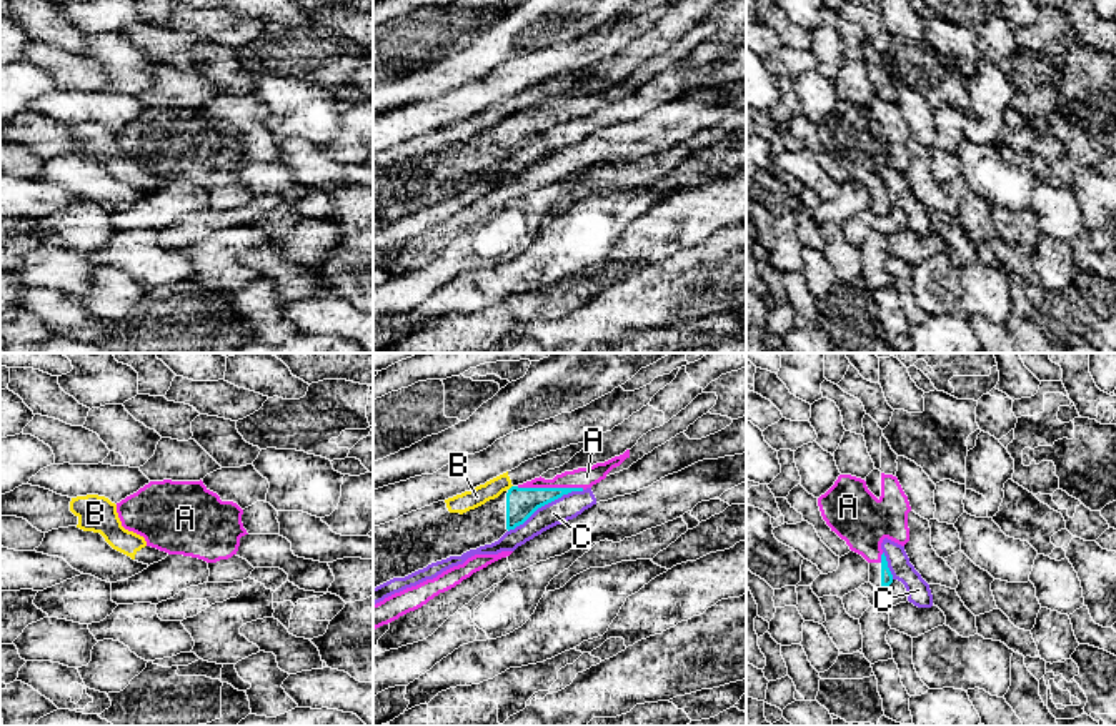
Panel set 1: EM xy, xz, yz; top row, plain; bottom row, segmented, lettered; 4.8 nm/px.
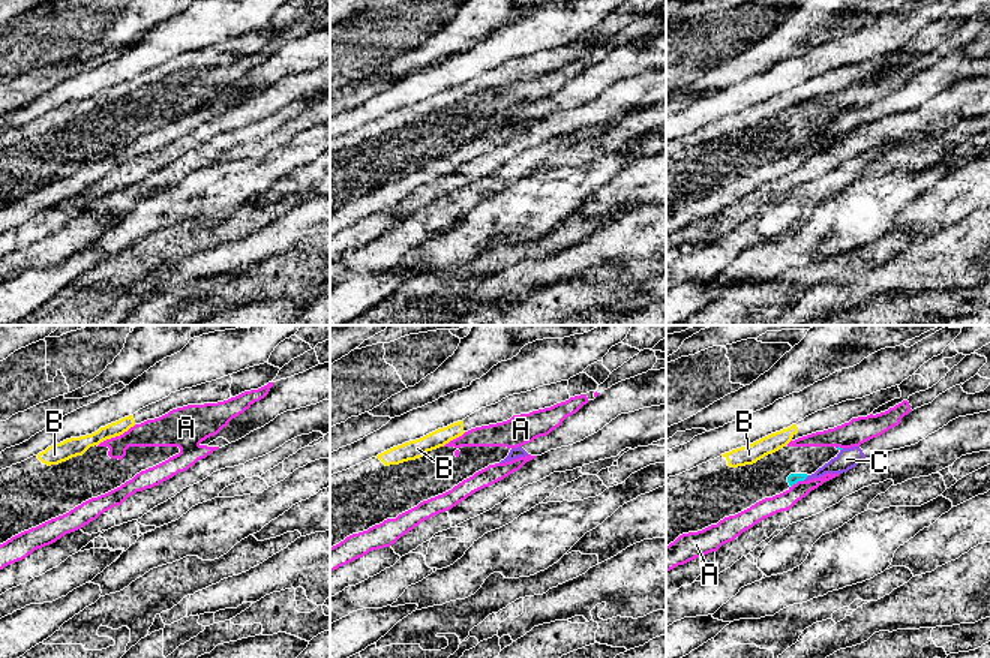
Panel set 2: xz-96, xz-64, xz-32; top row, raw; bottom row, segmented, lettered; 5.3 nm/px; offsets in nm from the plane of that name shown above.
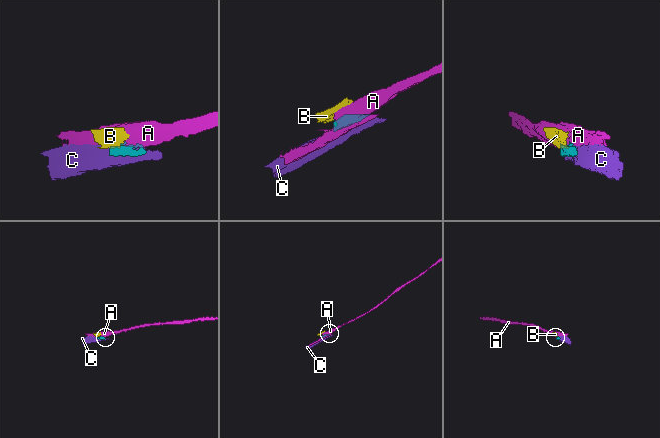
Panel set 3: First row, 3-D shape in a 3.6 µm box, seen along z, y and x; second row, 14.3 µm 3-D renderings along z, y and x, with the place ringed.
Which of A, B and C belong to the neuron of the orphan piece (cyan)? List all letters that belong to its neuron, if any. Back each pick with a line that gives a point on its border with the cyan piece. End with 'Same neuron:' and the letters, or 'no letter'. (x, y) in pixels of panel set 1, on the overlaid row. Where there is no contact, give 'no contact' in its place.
A: contact xz (550, 488)
Same neuron: A

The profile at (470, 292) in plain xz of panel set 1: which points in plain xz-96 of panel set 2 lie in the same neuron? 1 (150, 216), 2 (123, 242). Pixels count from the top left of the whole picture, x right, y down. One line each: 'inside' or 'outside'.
1: inside
2: inside

